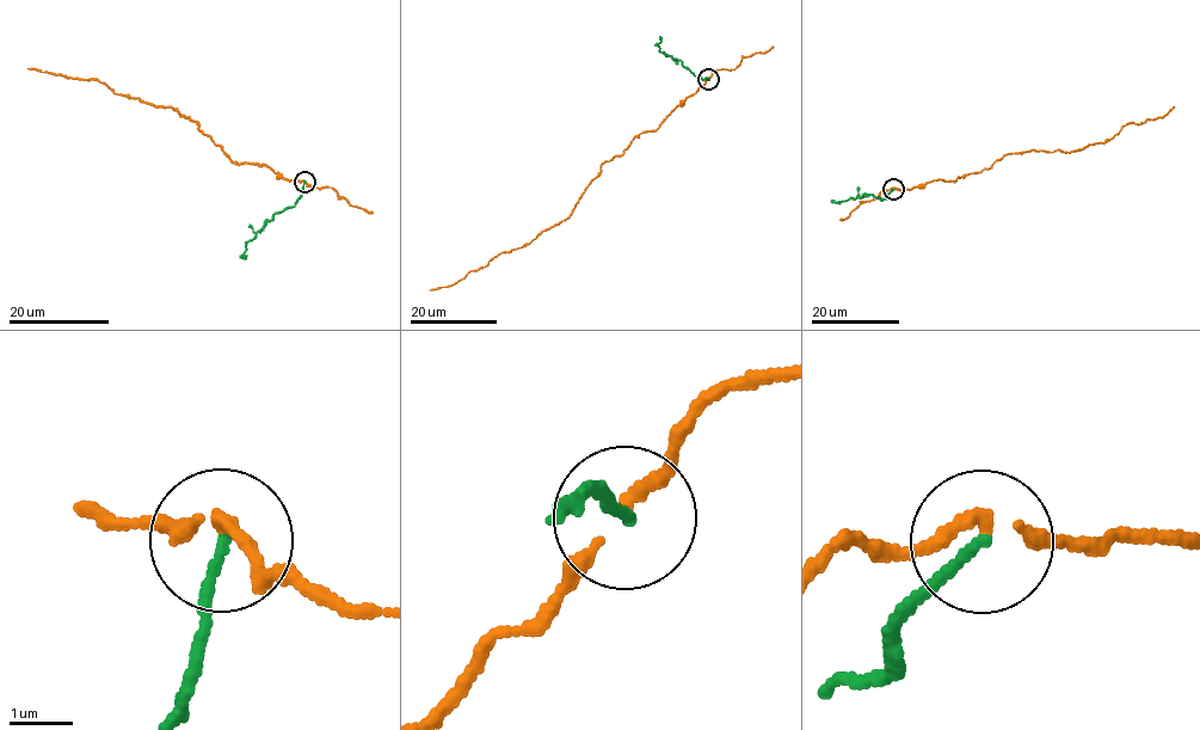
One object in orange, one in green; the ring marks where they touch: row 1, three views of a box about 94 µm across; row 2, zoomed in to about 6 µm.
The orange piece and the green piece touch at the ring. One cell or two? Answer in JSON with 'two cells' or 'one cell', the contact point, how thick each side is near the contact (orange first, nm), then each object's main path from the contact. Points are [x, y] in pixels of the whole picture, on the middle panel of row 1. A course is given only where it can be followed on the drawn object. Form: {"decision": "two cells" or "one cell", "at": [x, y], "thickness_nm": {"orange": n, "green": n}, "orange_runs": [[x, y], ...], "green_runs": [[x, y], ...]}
{"decision": "two cells", "at": [708, 79], "thickness_nm": {"orange": 150, "green": 160}, "orange_runs": [[708, 79], [656, 130], [644, 130], [621, 155], [601, 165], [568, 218], [456, 282], [429, 290]], "green_runs": [[708, 79], [659, 50], [659, 36]]}

